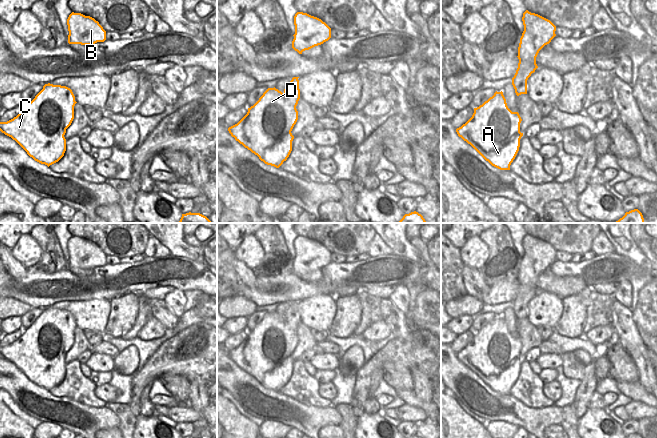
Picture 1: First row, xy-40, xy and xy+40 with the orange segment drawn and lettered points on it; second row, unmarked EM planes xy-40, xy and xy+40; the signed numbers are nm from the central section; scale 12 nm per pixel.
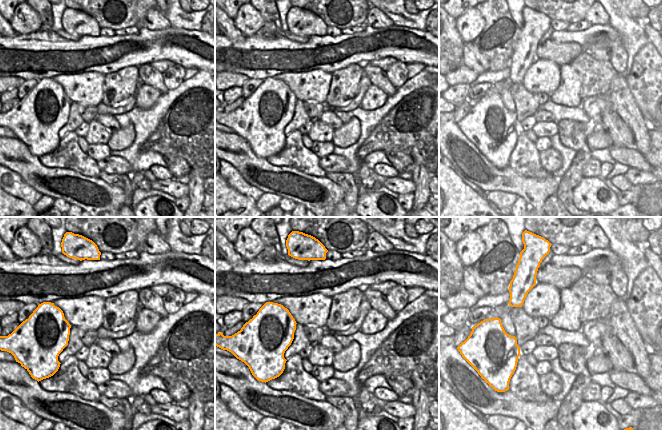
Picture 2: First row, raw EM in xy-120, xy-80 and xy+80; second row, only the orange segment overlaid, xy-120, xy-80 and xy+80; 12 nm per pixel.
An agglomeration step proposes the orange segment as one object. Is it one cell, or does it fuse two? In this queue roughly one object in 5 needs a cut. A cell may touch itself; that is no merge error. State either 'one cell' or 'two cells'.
one cell

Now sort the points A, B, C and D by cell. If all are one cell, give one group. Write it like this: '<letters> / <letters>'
A B C D

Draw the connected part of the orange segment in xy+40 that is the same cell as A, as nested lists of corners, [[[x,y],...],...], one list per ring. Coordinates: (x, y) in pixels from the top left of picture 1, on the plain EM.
[[[496,315],[456,356],[492,390],[510,394],[523,360],[521,345],[519,337],[508,332],[503,316]]]

